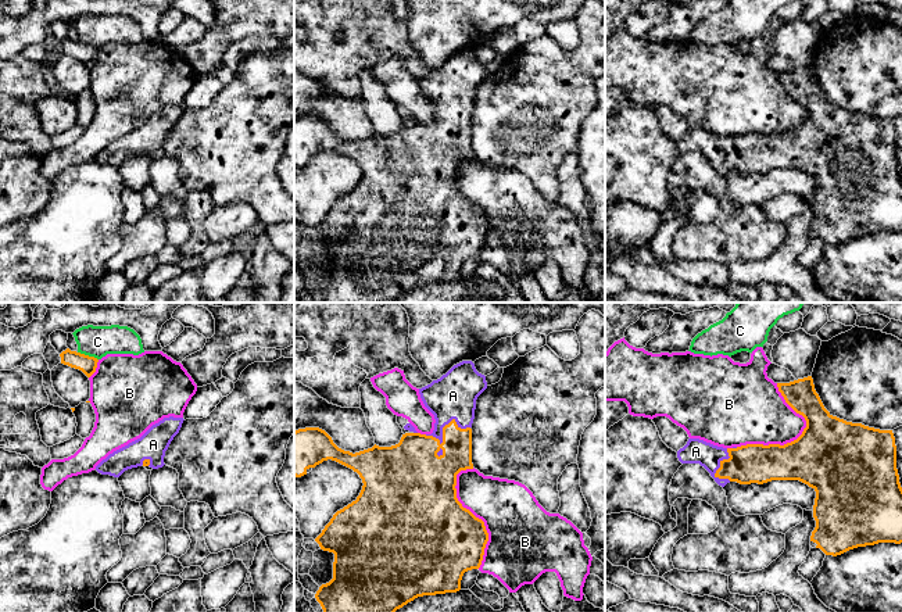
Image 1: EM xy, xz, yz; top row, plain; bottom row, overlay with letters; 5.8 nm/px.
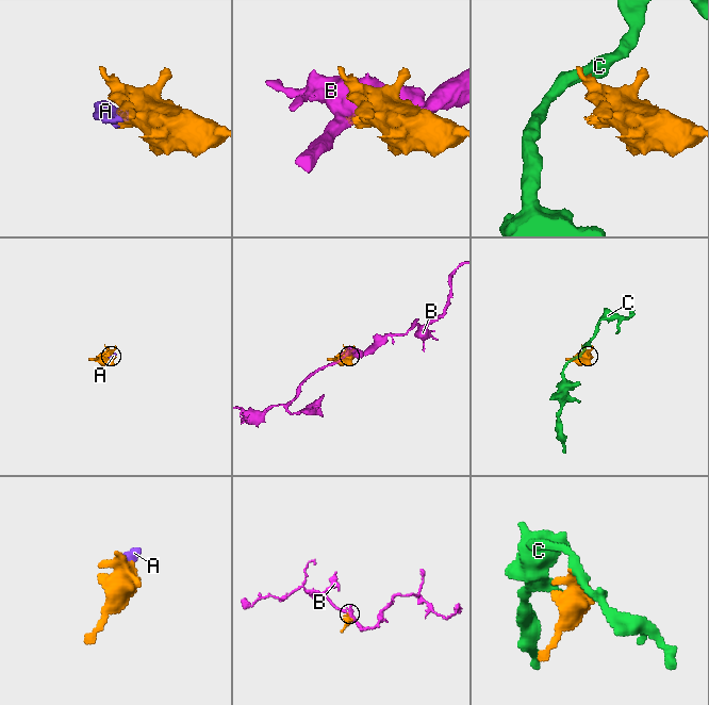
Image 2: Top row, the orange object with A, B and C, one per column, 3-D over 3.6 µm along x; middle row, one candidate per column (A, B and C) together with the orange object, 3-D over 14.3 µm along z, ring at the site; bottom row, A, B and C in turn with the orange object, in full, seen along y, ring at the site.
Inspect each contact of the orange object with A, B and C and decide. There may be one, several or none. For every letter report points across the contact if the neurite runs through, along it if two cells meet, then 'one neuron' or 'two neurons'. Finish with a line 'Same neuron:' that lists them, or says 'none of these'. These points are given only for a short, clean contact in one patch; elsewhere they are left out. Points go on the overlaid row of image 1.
A: one neuron
B: two neurons
C: along xy (78, 351), (93, 355), (97, 360) | two neurons
Same neuron: A

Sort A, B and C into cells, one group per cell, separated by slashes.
A / B / C

